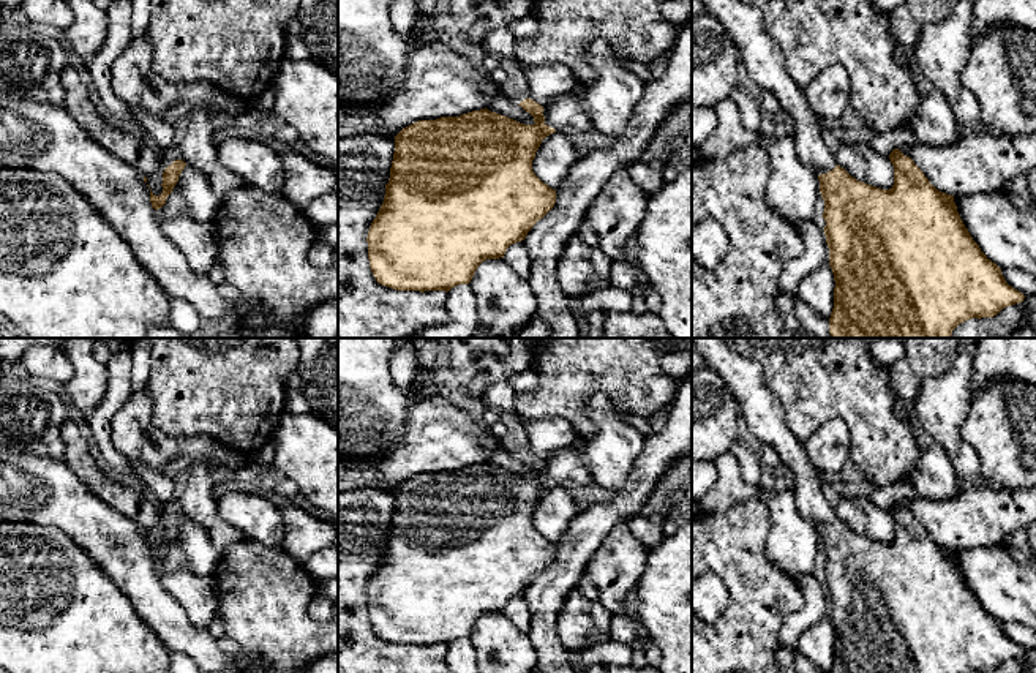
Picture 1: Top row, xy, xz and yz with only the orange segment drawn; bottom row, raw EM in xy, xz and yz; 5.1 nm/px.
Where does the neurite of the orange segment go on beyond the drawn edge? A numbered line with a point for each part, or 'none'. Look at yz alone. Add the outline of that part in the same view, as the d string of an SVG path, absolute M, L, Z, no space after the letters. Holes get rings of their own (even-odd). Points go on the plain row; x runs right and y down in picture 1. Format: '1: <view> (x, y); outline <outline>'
1: yz (761, 409); outline M692 338L692 343L731 389L752 434L771 446L782 468L793 472L799 515L816 529L832 524L837 520L835 507L826 501L821 476L809 461L804 444L790 431L783 406L766 385L761 365L731 349L723 338Z

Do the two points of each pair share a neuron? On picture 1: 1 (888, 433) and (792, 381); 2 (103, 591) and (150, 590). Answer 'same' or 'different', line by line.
1: same
2: different

